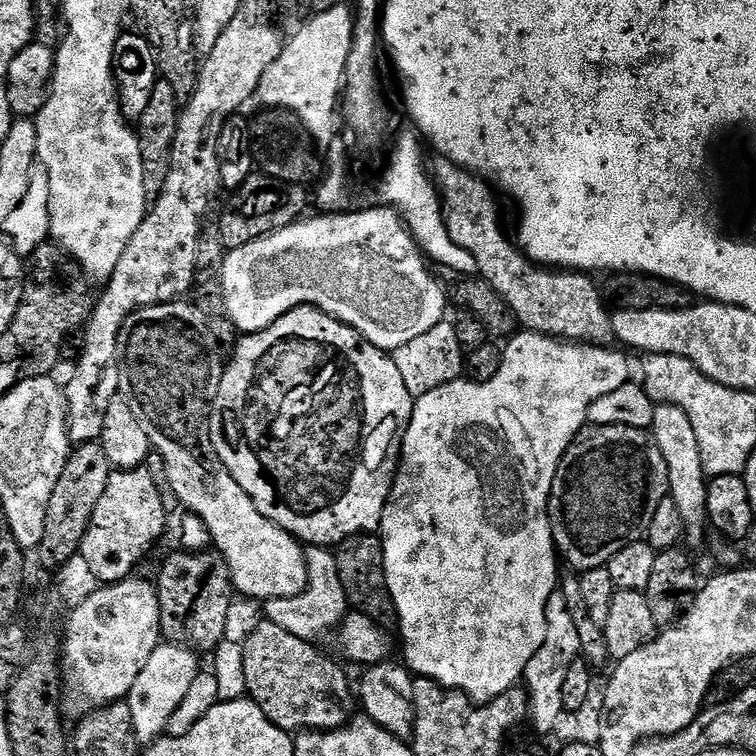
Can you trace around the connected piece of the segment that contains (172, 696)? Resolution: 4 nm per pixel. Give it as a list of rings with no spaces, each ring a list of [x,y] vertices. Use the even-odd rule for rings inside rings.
[[[161,642],[152,651],[146,666],[142,666],[142,674],[130,686],[126,702],[130,706],[130,718],[134,722],[136,743],[140,746],[153,744],[167,733],[170,717],[178,710],[182,698],[186,698],[194,678],[202,671],[201,657],[191,648],[179,648],[177,644]]]

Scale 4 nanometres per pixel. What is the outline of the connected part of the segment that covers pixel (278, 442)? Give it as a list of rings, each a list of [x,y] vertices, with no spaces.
[[[305,306],[290,310],[261,332],[241,335],[231,356],[218,386],[218,398],[212,404],[210,434],[213,438],[218,438],[220,461],[226,466],[226,470],[230,470],[234,482],[238,482],[238,486],[242,486],[242,490],[250,494],[254,506],[258,506],[263,516],[270,518],[270,522],[274,522],[305,545],[339,546],[351,536],[375,533],[382,522],[392,480],[396,477],[396,465],[400,463],[400,451],[404,445],[408,423],[412,420],[414,403],[414,398],[410,390],[406,390],[406,382],[402,382],[402,374],[398,374],[398,366],[392,361],[391,355],[383,348],[374,347],[369,340],[364,339],[362,333],[356,332],[348,324],[335,320],[322,310]]]

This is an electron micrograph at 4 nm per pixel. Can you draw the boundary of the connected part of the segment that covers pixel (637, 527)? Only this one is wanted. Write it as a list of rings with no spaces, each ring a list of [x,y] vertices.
[[[588,424],[560,459],[548,503],[552,541],[556,543],[559,559],[563,563],[565,560],[572,567],[569,569],[580,574],[605,567],[618,550],[647,537],[650,521],[654,519],[658,506],[667,499],[666,458],[662,458],[662,450],[658,450],[651,431],[634,426]]]

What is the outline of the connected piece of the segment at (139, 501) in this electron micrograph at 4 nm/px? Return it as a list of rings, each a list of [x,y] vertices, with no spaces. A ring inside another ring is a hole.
[[[147,467],[113,471],[98,506],[94,507],[78,553],[86,560],[101,585],[117,584],[119,580],[127,580],[135,573],[132,571],[139,566],[140,559],[155,546],[156,539],[164,532],[164,511],[164,496],[158,494],[158,489],[154,487],[154,478],[150,478]]]

